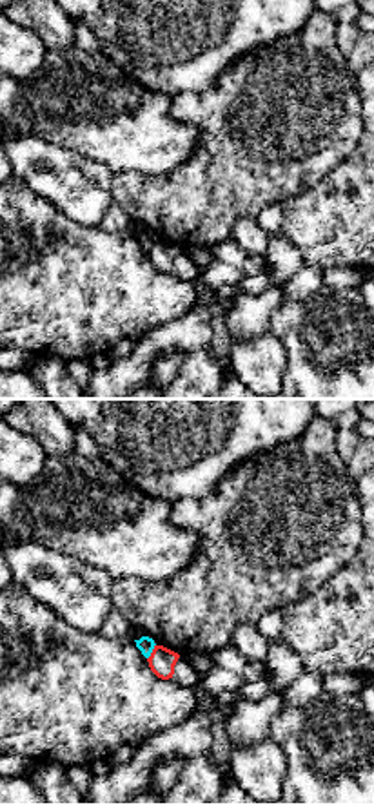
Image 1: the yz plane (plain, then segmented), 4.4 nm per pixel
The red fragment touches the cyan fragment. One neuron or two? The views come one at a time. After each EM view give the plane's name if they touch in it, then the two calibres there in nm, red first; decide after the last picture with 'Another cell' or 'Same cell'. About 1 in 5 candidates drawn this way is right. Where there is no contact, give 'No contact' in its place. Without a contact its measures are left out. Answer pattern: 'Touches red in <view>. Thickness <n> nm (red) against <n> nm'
Touches red in yz. Thickness 120 nm (red) against 70 nm

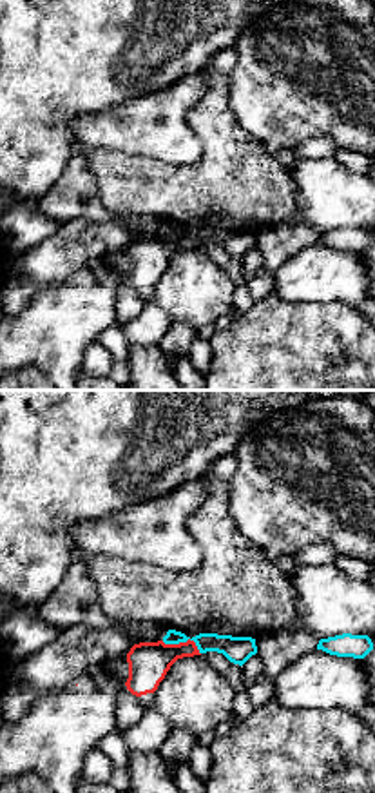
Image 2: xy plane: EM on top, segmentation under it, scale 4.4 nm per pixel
Touches red in xy. Thickness 180 nm (red) against 120 nm

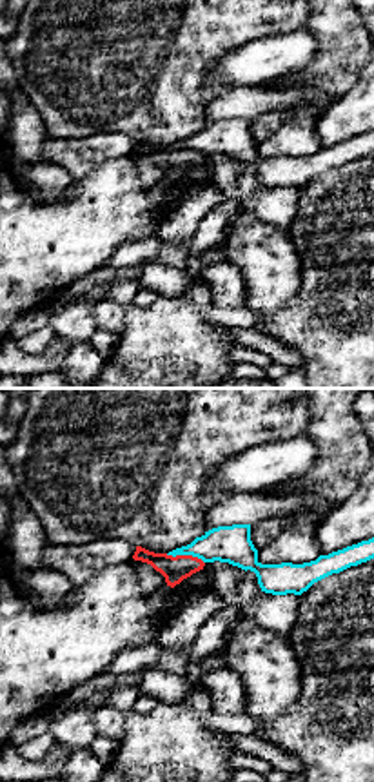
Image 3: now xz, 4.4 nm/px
Touches red in xz. Thickness 110 nm (red) against 170 nm

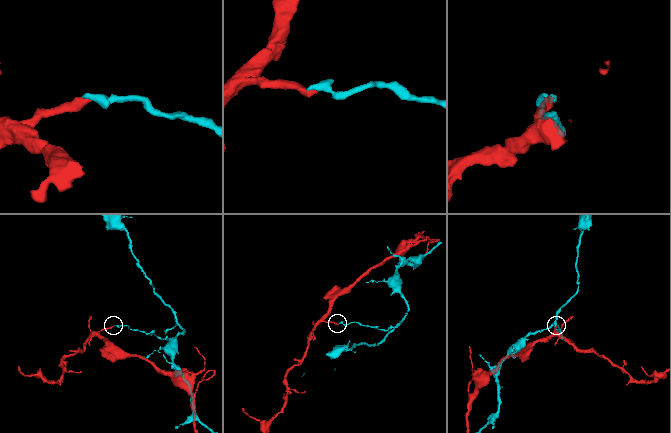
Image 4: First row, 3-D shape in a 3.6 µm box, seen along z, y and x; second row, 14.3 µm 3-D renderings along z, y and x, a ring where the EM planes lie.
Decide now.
Another cell

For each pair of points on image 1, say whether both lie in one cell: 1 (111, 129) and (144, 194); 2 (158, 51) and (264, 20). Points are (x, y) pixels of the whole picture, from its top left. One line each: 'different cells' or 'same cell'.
1: different cells
2: same cell

